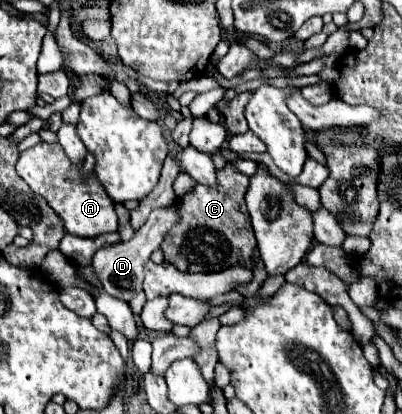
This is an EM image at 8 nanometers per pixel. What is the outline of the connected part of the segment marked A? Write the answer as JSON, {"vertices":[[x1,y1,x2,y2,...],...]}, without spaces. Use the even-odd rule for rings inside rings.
{"vertices":[[40,142,24,150,16,164,16,172,36,194,40,194,56,210,56,214,62,218,66,230,72,236,96,238,118,230,118,216,114,212,114,202,100,186,96,174,92,174,88,182,82,182,80,166,70,164,60,144]]}

